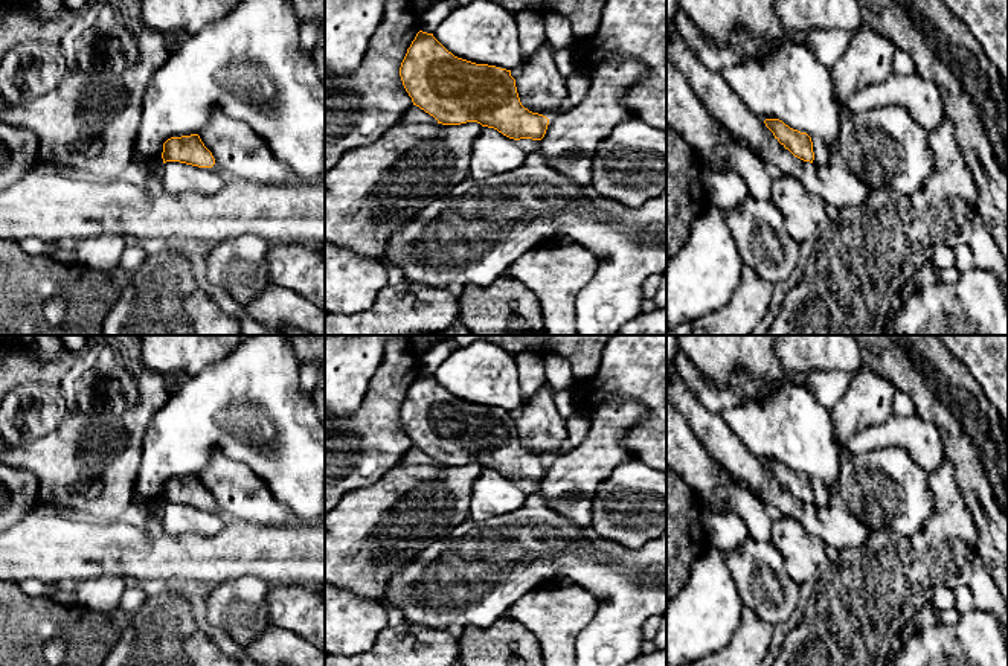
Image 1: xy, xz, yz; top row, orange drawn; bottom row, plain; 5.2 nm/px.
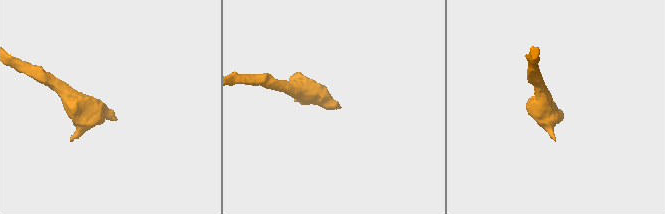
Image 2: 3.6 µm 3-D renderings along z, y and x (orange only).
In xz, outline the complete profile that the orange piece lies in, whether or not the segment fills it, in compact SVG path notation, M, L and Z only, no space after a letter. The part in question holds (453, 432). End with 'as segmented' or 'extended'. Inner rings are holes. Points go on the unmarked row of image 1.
M419 372L401 404L400 418L413 447L433 457L438 465L477 463L517 482L529 501L540 498L540 482L546 475L549 460L522 447L511 411L457 399L433 375Z; extended

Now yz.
M766 460L764 465L775 480L795 498L819 508L833 504L833 492L822 480L793 471L779 460Z; extended

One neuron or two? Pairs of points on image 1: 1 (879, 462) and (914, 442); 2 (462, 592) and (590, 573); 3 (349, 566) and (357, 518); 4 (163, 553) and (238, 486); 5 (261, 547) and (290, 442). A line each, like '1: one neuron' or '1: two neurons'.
1: two neurons
2: one neuron
3: one neuron
4: two neurons
5: two neurons

